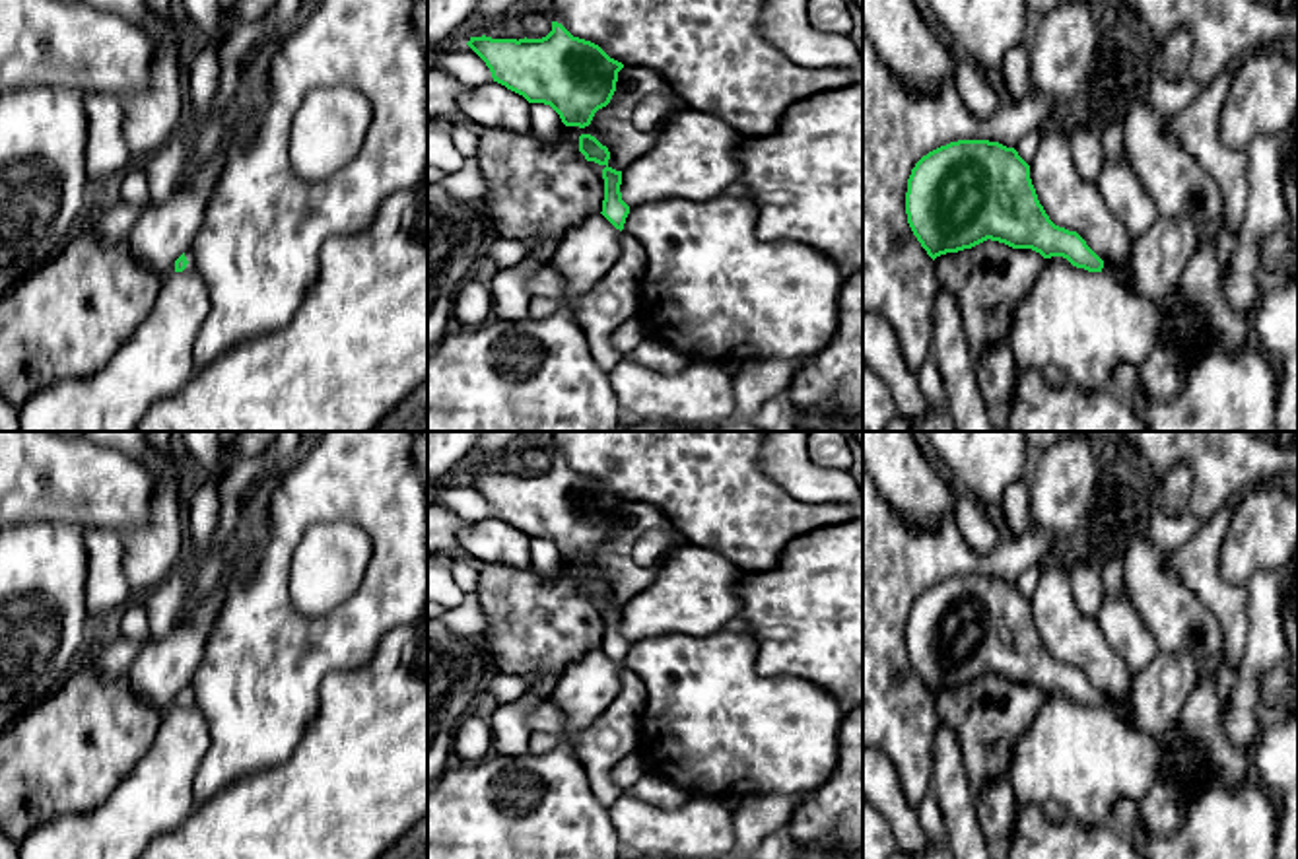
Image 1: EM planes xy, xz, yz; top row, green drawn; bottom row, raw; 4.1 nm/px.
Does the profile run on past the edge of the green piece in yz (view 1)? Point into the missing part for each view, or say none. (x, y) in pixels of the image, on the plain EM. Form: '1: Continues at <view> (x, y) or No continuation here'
1: No continuation here

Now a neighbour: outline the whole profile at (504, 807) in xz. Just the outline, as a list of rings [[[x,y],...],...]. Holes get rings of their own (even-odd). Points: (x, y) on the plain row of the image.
[[[562,742],[542,756],[488,754],[474,764],[449,768],[427,787],[427,859],[622,859],[618,832],[598,803],[575,752]]]

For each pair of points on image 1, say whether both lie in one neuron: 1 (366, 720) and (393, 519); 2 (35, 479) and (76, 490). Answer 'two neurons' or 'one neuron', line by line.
1: two neurons
2: one neuron

